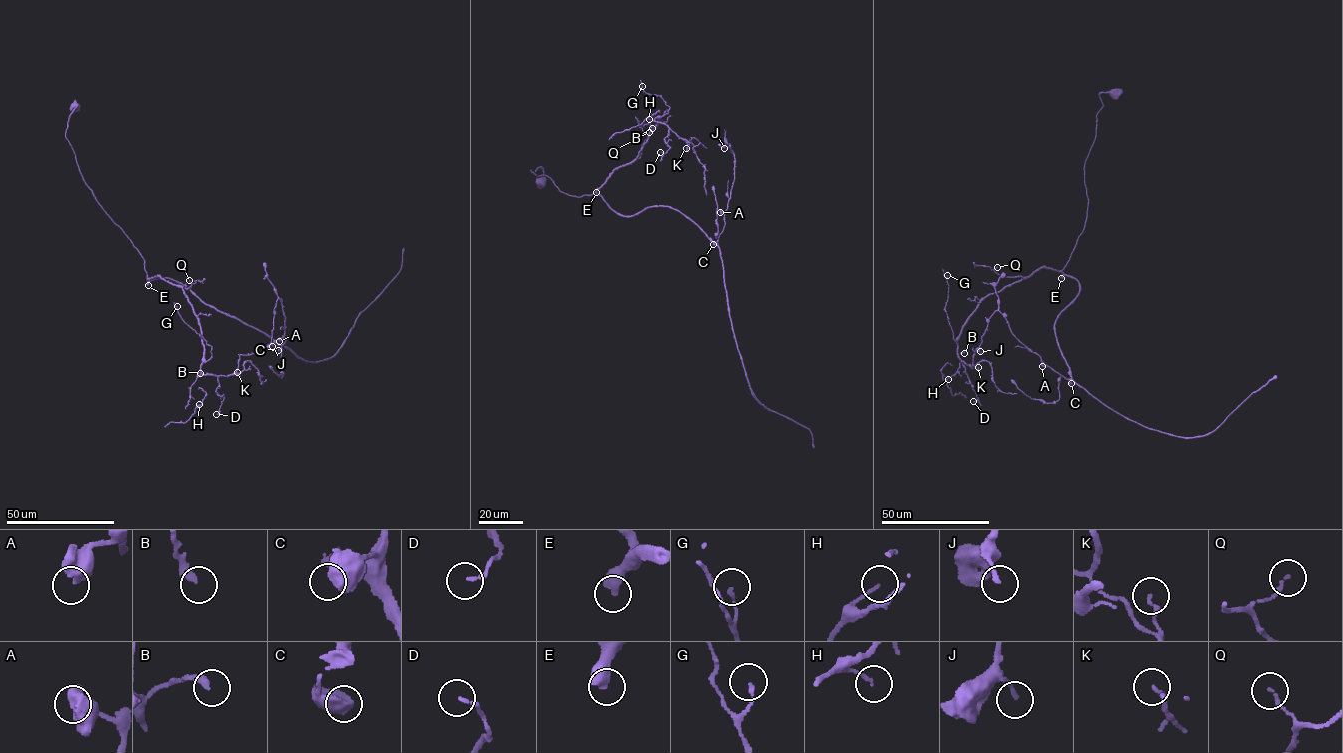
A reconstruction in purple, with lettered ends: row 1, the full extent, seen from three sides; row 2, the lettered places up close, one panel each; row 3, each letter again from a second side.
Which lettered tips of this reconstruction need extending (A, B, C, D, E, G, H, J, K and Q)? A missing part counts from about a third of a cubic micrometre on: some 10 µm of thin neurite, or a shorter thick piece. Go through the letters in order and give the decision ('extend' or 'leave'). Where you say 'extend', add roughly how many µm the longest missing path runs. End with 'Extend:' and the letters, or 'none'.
A: leave
B: leave
C: leave
D: leave
E: extend; about 170 µm are missing
G: leave
H: leave
J: leave
K: leave
Q: leave
Extend: E

